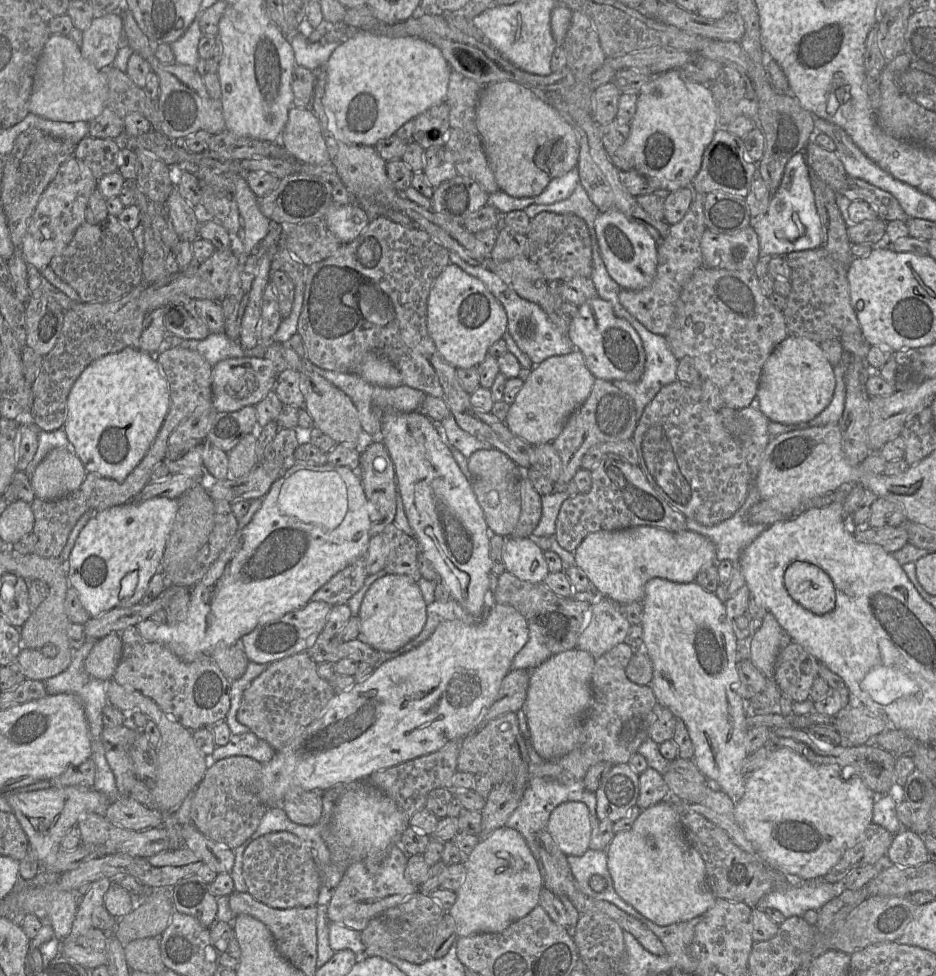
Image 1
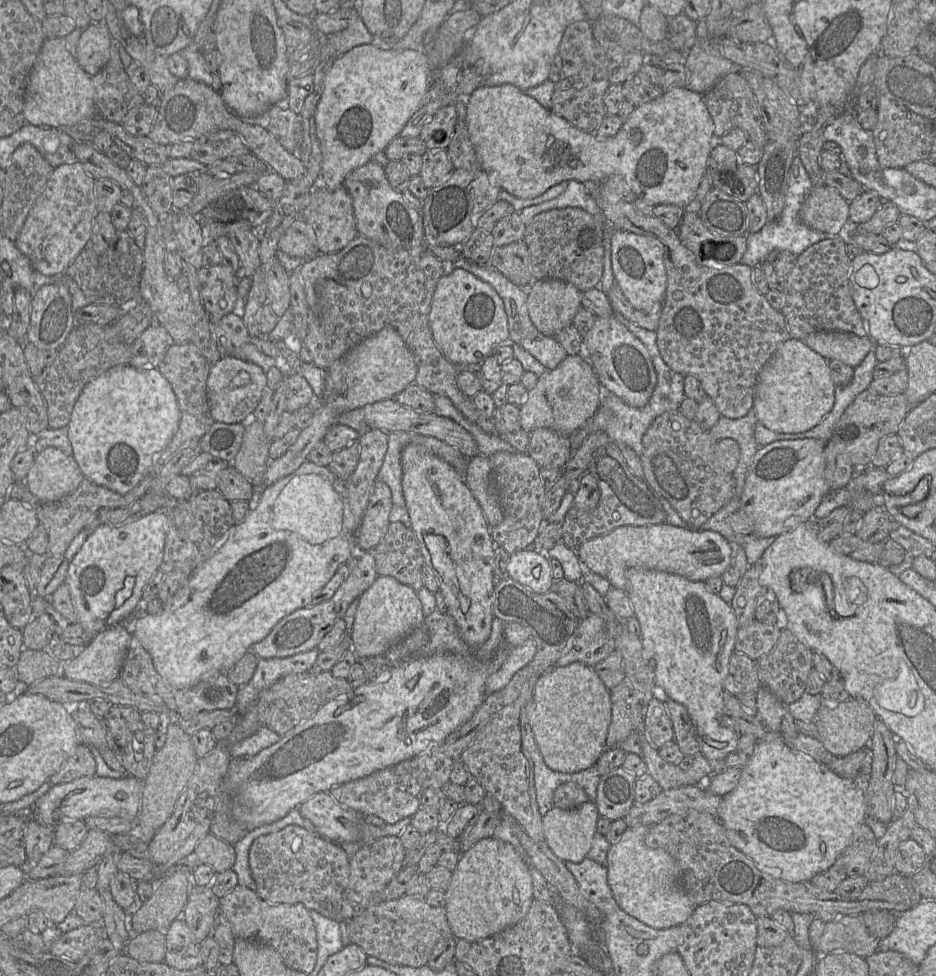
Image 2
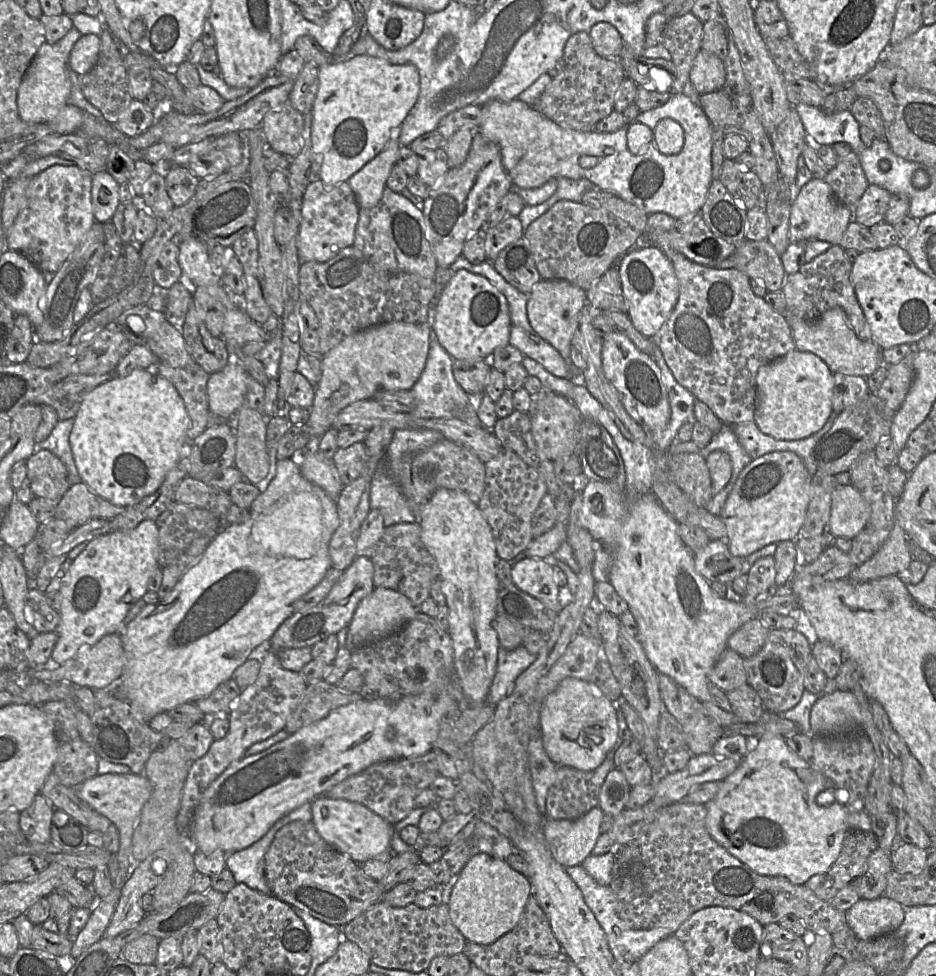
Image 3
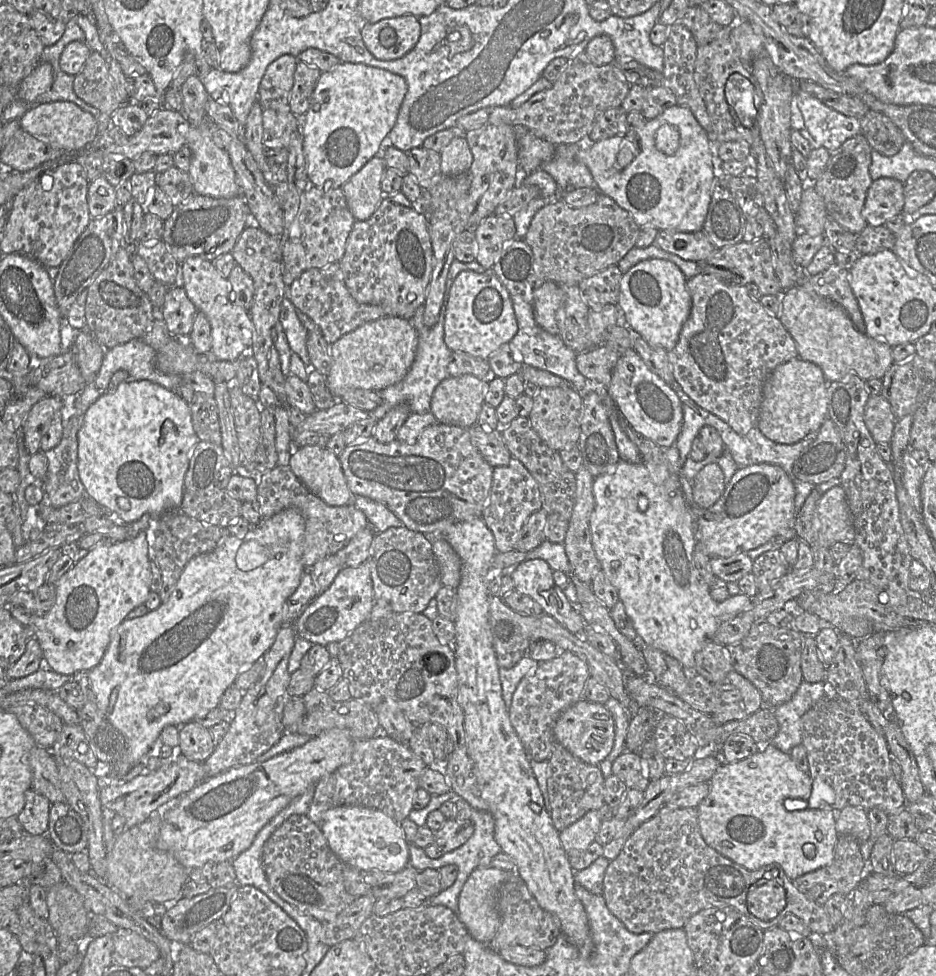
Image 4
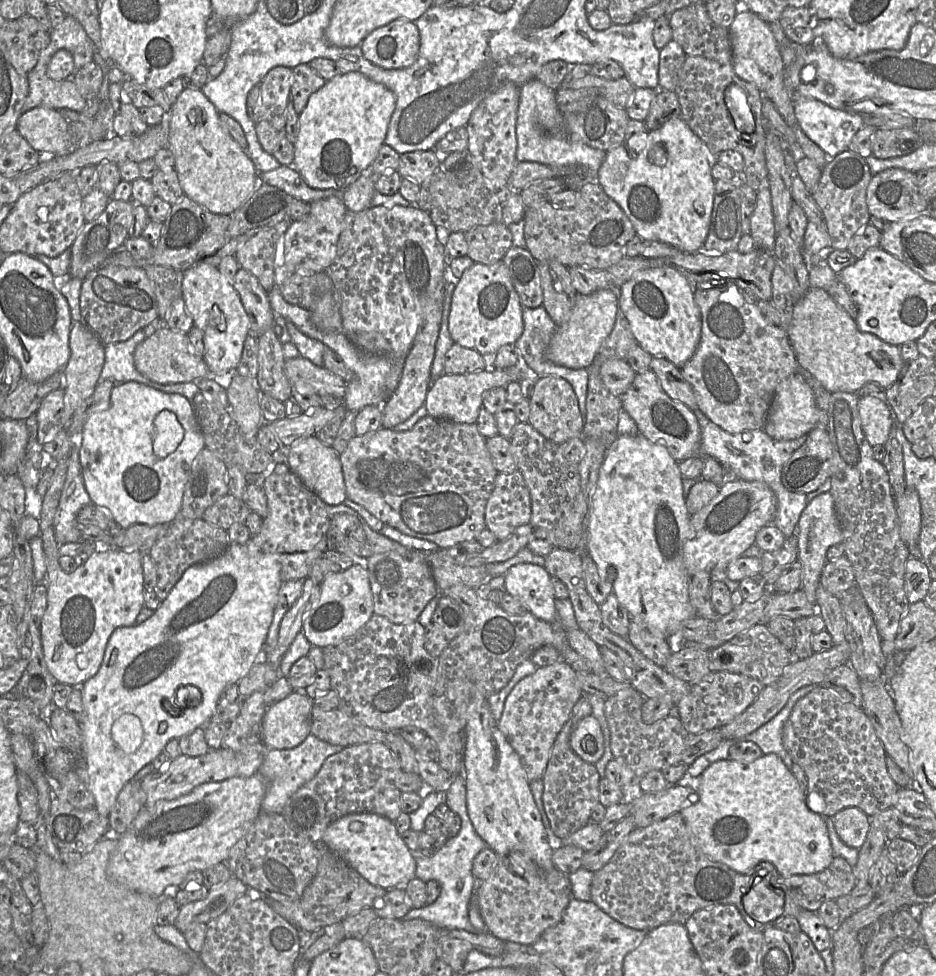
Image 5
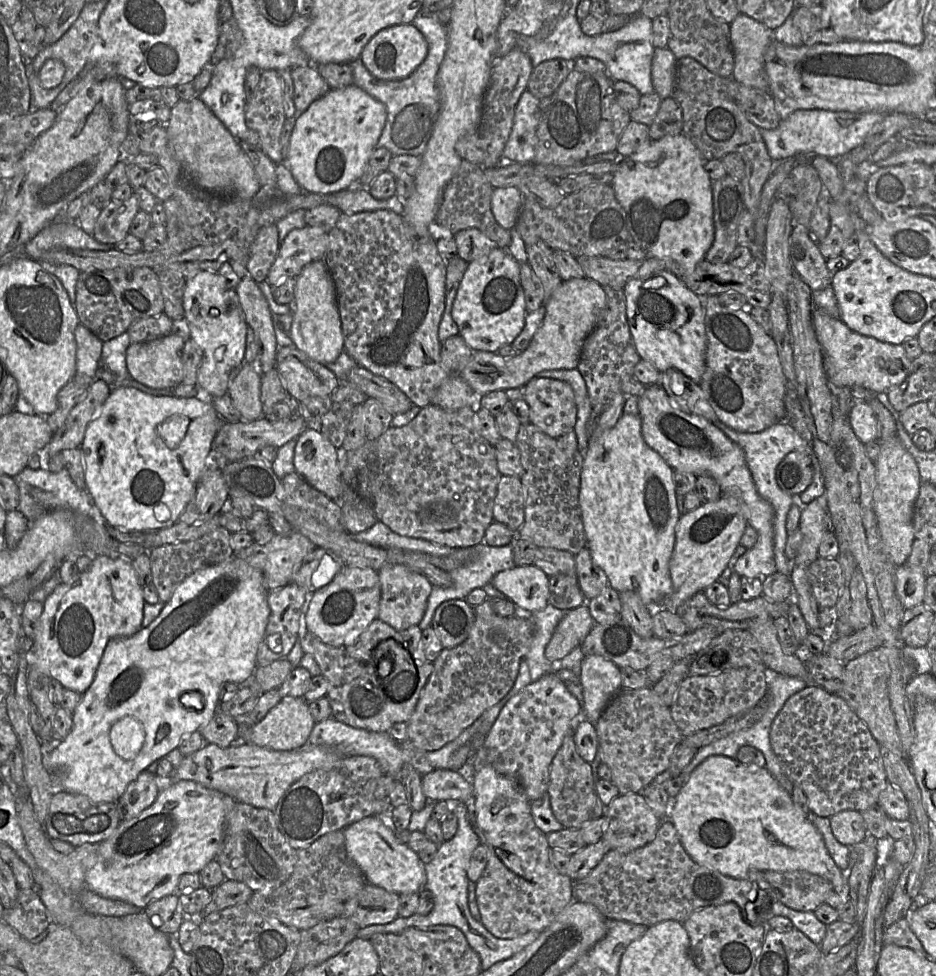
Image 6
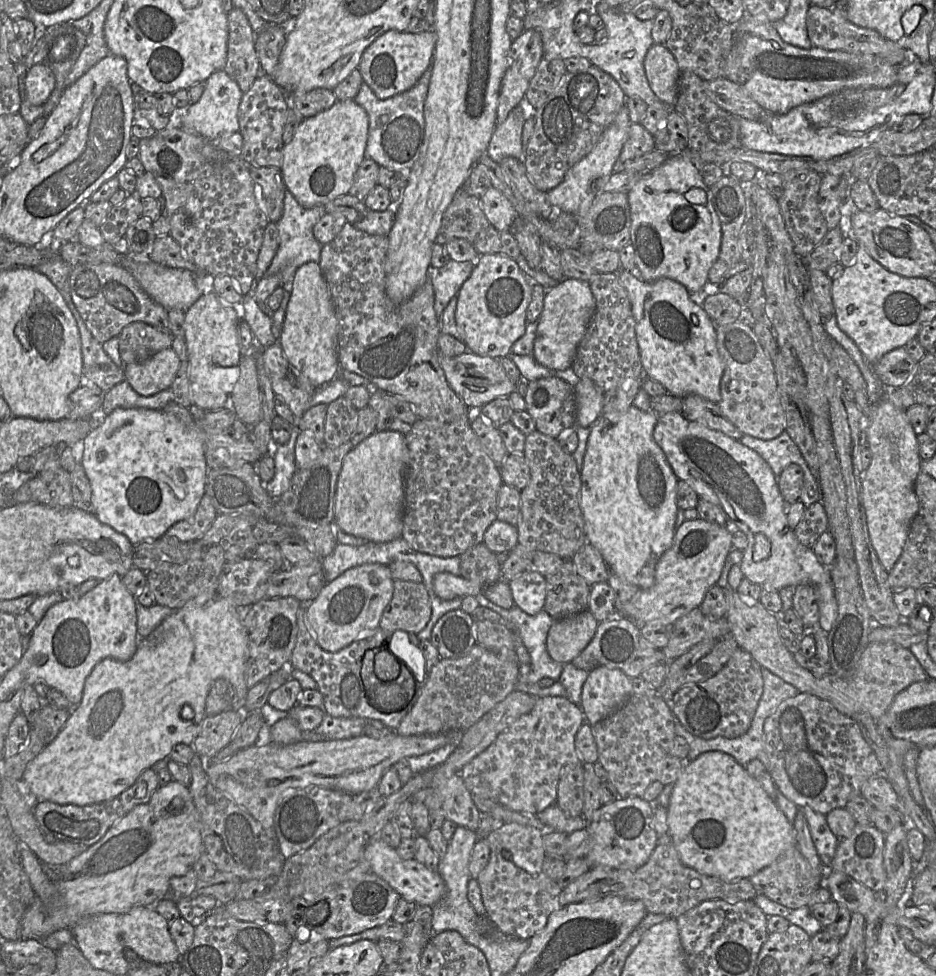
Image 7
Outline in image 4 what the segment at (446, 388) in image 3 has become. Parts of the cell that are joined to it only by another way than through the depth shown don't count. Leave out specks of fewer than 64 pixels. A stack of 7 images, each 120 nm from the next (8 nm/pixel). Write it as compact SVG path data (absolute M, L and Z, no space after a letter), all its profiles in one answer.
M452 284L443 298L438 320L433 327L428 328L423 322L424 304L416 310L415 315L409 320L418 337L418 346L414 362L406 376L400 382L388 386L381 391L376 391L380 394L381 403L375 409L366 411L369 414L368 418L379 420L391 408L399 404L406 404L411 413L431 413L430 401L435 388L441 381L450 377L448 373L448 364L452 352L448 349L444 342L444 320L451 287Z

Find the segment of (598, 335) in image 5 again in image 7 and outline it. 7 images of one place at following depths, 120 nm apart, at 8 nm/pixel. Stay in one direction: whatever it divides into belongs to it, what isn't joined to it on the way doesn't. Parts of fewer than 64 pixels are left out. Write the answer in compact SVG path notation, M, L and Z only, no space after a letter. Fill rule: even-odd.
M567 278L549 290L536 329L532 356L540 365L552 370L565 370L574 362L577 347L583 338L596 303L588 281ZM439 351L439 363L447 383L468 408L481 408L498 397L507 397L516 389L509 380L499 359L480 356L470 351L448 358Z

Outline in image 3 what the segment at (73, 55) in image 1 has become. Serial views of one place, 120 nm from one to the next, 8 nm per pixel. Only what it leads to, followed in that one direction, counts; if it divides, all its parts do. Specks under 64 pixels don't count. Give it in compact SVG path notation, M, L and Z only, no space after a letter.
M45 41L31 61L18 88L17 108L20 119L29 123L46 123L68 104L71 81L67 71L57 45Z

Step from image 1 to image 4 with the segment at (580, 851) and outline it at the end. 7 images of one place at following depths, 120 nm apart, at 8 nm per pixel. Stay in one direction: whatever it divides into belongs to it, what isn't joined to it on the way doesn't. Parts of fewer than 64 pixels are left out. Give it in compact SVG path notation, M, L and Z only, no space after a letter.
M598 811L587 812L577 822L559 832L559 839L564 851L585 850L595 841L600 829L601 820Z

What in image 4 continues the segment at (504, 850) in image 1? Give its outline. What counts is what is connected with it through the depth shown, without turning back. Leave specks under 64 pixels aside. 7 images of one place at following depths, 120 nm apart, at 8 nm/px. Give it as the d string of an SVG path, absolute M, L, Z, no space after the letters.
M493 867L476 868L465 882L459 895L457 916L473 939L490 943L495 938L500 923L495 896L498 889L509 880L510 874L515 873Z

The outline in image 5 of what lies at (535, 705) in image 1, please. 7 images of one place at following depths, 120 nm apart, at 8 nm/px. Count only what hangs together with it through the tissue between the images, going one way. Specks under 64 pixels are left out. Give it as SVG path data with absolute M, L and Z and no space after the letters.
M591 714L581 719L570 735L572 750L584 761L595 764L604 753L604 736L598 720Z

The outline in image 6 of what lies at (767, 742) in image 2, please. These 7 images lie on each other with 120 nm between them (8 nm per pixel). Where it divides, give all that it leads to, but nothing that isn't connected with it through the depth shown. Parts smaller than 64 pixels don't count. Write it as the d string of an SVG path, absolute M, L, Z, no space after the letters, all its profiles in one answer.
M723 755L707 757L691 772L672 800L669 819L685 851L699 865L737 879L747 878L751 871L803 870L829 880L833 891L842 898L842 904L850 899L847 870L837 866L821 833L766 767L744 764L736 758Z

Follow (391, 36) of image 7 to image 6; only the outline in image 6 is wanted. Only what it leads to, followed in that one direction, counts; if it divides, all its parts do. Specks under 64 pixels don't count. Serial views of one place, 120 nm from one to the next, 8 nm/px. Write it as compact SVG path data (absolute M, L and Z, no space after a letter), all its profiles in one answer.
M410 23L393 25L380 30L364 46L360 59L375 78L391 81L408 77L425 60L427 53L428 43L425 37Z

